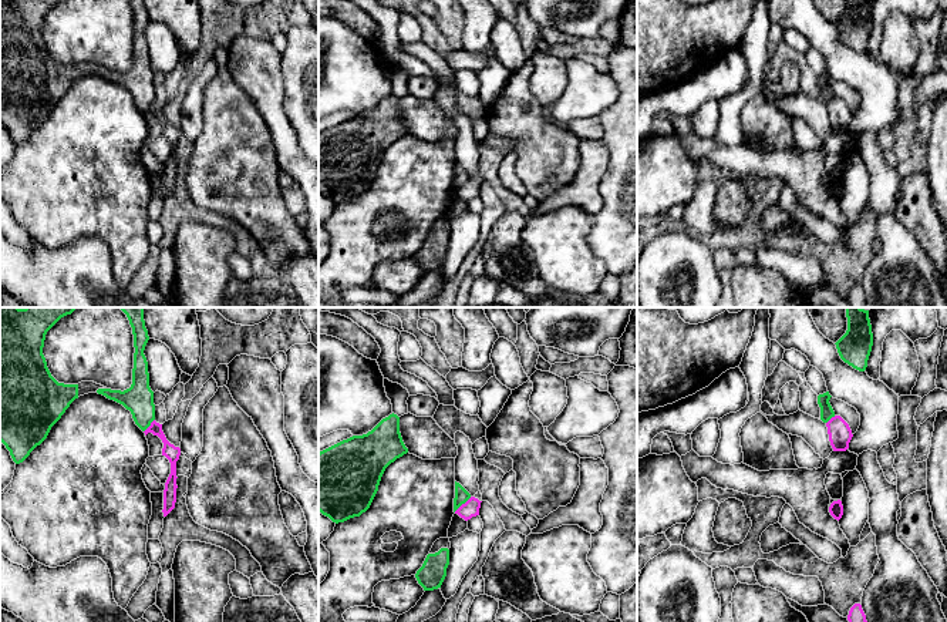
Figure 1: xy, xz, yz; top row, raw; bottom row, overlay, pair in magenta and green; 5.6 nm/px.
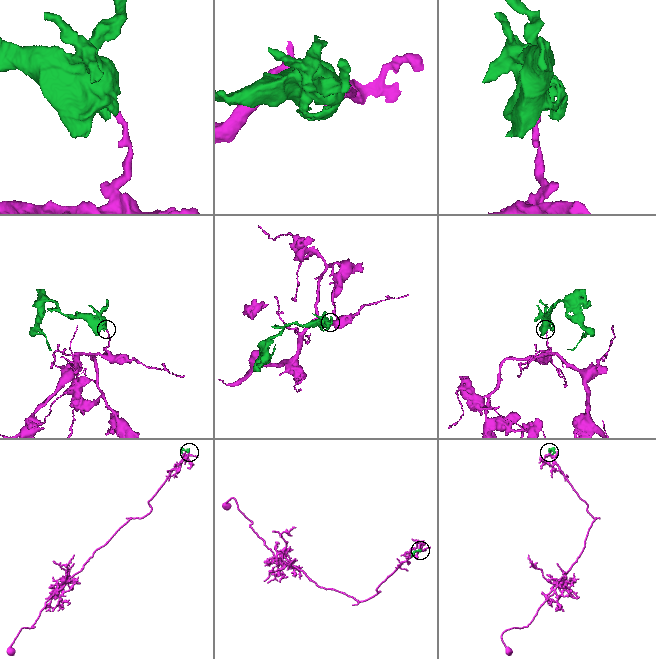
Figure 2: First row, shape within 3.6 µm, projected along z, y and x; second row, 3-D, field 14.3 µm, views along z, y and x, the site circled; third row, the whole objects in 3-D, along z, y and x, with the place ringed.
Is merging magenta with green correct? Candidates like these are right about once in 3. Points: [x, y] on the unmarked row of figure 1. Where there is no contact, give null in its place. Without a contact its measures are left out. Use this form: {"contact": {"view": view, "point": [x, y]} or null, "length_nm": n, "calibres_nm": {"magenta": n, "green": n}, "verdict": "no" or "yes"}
{"contact": {"view": "xz", "point": [462, 185]}, "length_nm": 130, "calibres_nm": {"magenta": 100, "green": 80}, "verdict": "no"}

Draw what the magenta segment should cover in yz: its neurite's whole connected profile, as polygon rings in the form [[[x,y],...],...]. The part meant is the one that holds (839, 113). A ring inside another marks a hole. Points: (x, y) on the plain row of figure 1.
[[[835,97],[826,104],[826,108],[833,132],[846,132],[853,118],[849,105],[840,97]]]

